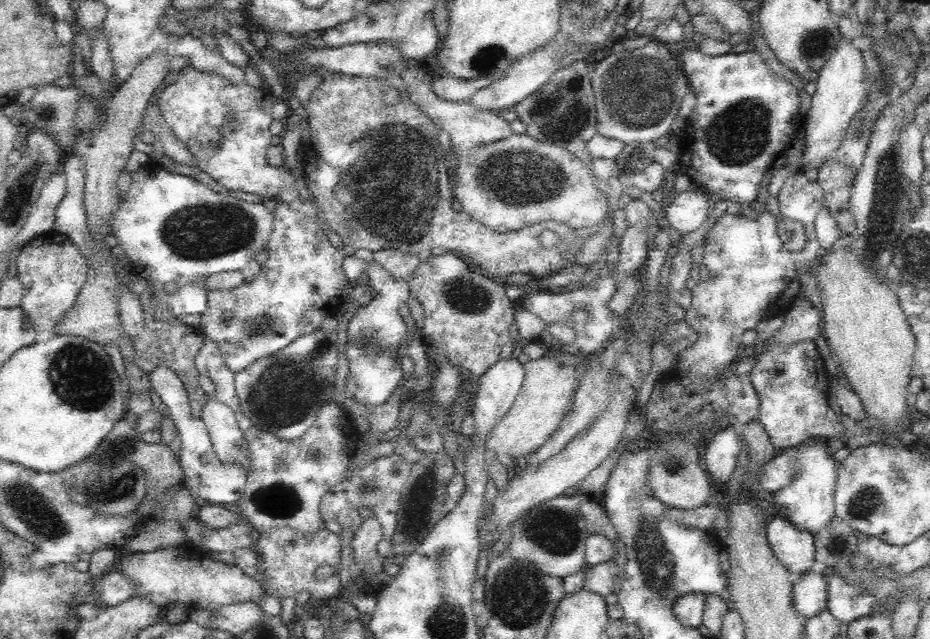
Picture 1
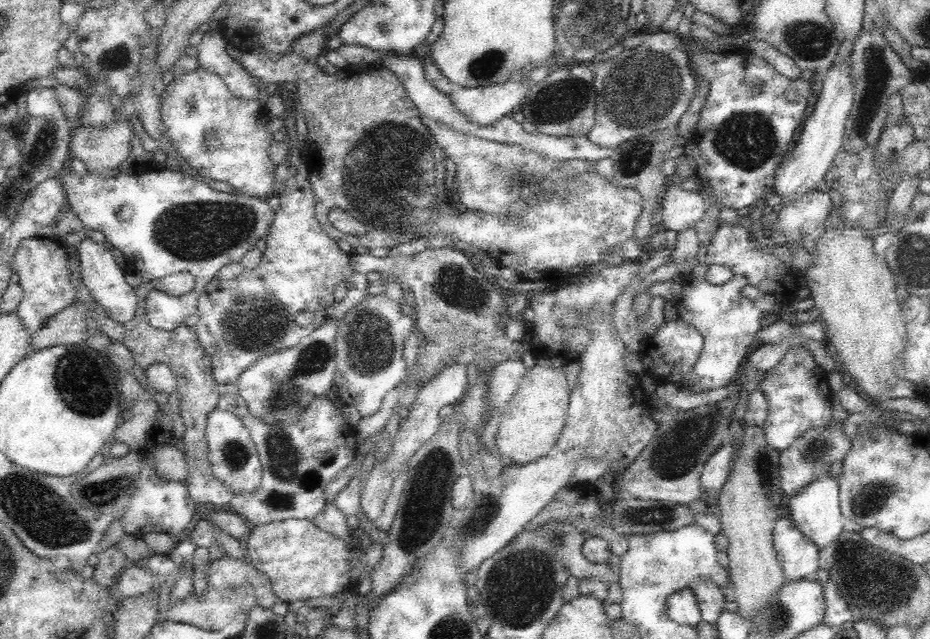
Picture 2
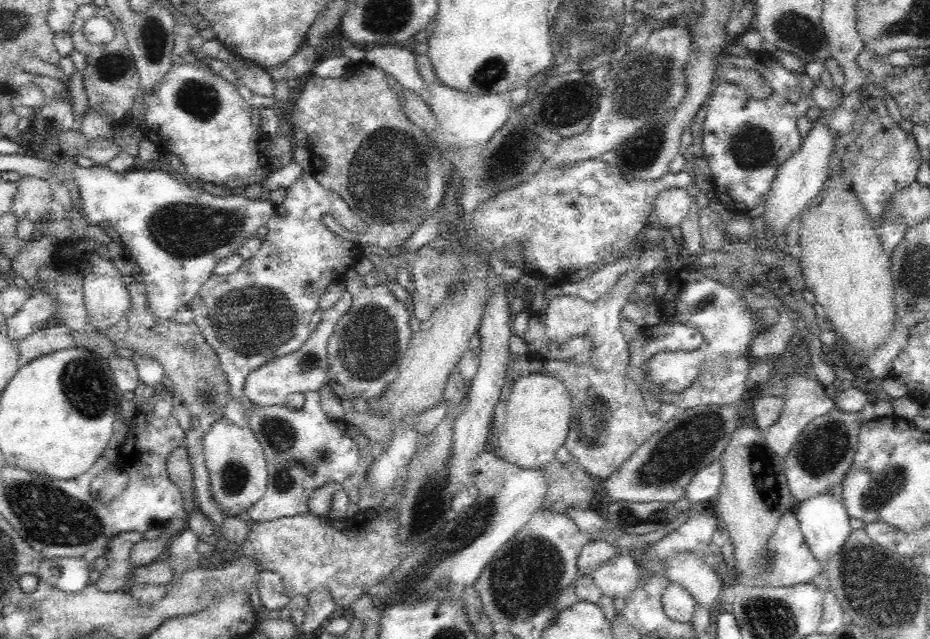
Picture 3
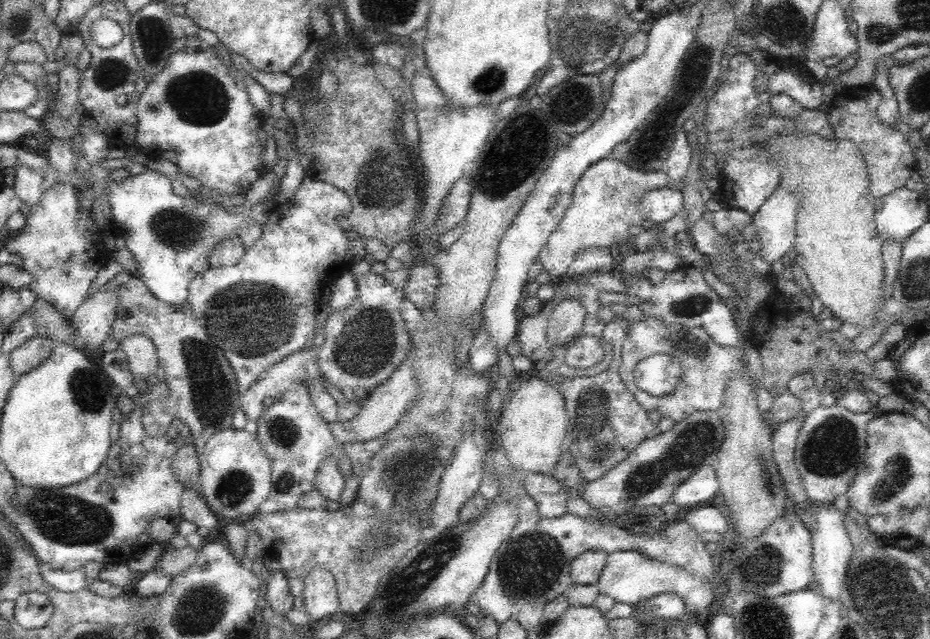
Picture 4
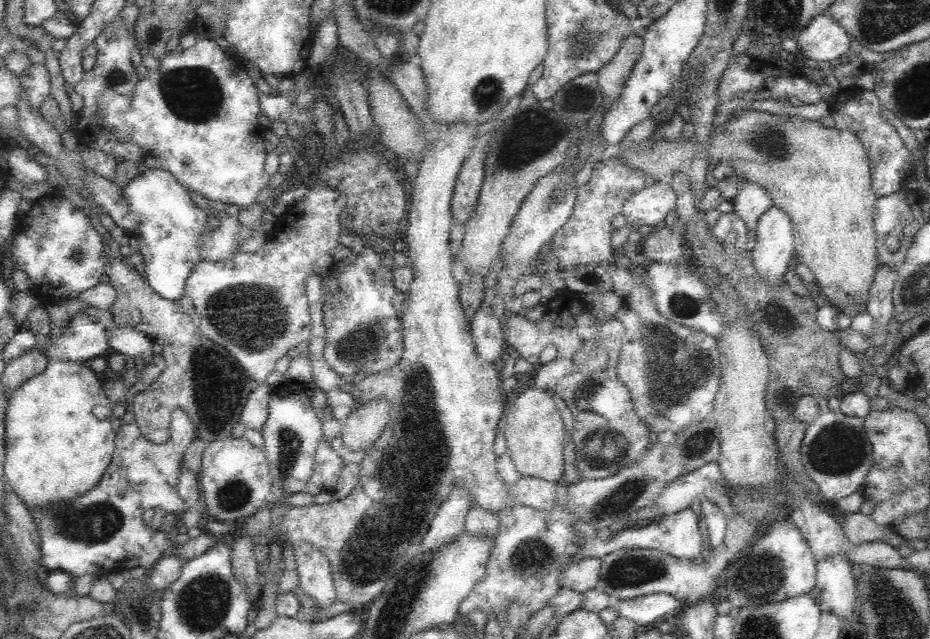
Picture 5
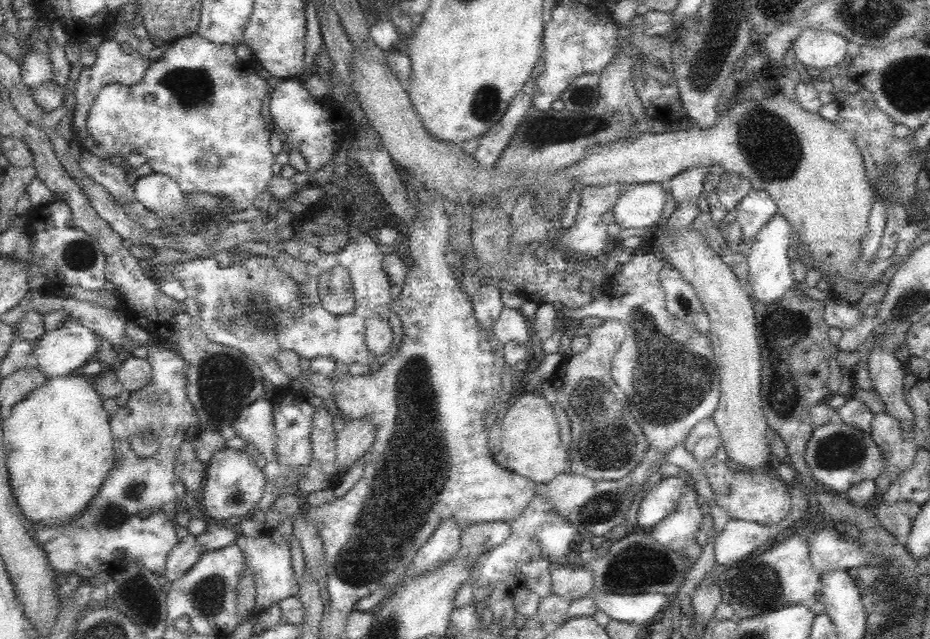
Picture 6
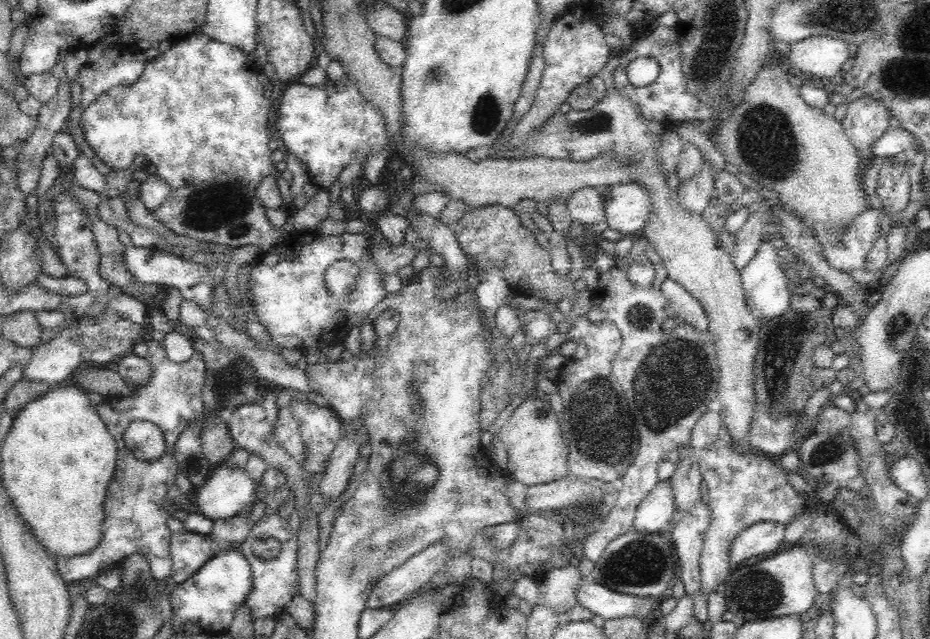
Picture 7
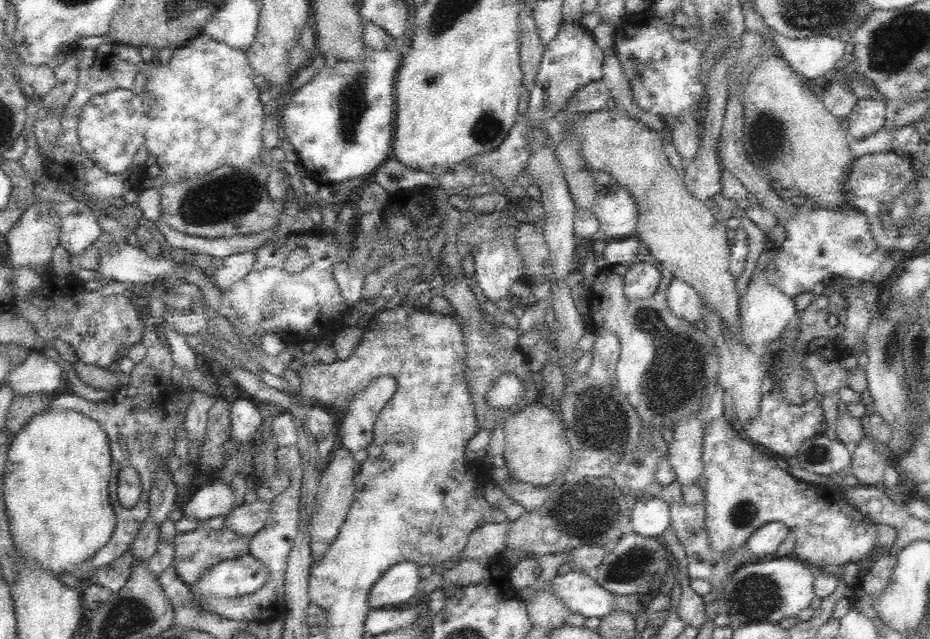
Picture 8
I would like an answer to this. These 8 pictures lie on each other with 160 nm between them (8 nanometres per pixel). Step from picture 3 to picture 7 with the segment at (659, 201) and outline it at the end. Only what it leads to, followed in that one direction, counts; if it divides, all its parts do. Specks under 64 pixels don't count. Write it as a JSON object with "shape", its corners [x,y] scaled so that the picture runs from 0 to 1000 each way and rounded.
{"shape":[[[668,286],[649,305],[654,357],[669,366],[688,365],[699,335],[697,296],[684,286]]]}

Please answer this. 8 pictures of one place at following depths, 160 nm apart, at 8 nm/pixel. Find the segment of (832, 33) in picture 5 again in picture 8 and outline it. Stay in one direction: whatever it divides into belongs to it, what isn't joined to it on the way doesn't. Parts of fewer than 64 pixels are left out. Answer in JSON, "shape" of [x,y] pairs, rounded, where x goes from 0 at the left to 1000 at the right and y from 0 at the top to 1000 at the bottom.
{"shape":[[[828,47],[838,83],[849,99],[851,108],[860,113],[867,122],[892,119],[897,100],[908,85],[908,66],[892,56],[871,56],[869,59],[849,59]]]}

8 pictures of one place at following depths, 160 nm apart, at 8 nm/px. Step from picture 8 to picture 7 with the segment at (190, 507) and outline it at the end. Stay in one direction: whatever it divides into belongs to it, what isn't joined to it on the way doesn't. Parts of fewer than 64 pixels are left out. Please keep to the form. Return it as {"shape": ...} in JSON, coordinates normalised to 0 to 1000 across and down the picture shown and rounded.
{"shape":[[[245,717],[231,734],[212,772],[210,786],[212,786],[213,798],[211,801],[229,817],[251,811],[274,786],[277,756],[263,734],[257,734],[249,726],[249,717]]]}

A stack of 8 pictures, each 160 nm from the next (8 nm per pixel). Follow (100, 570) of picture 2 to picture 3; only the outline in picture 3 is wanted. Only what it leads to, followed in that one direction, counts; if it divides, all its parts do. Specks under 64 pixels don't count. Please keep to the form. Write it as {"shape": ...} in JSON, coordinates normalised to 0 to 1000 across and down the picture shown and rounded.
{"shape":[[[146,831],[132,833],[123,839],[122,844],[118,844],[114,854],[115,859],[111,870],[115,876],[114,890],[108,900],[105,908],[101,912],[109,925],[112,926],[125,926],[135,923],[140,914],[140,895],[144,892],[144,887],[140,884],[139,867],[142,861],[142,856],[147,848],[151,848],[154,844],[154,836],[151,836]]]}

